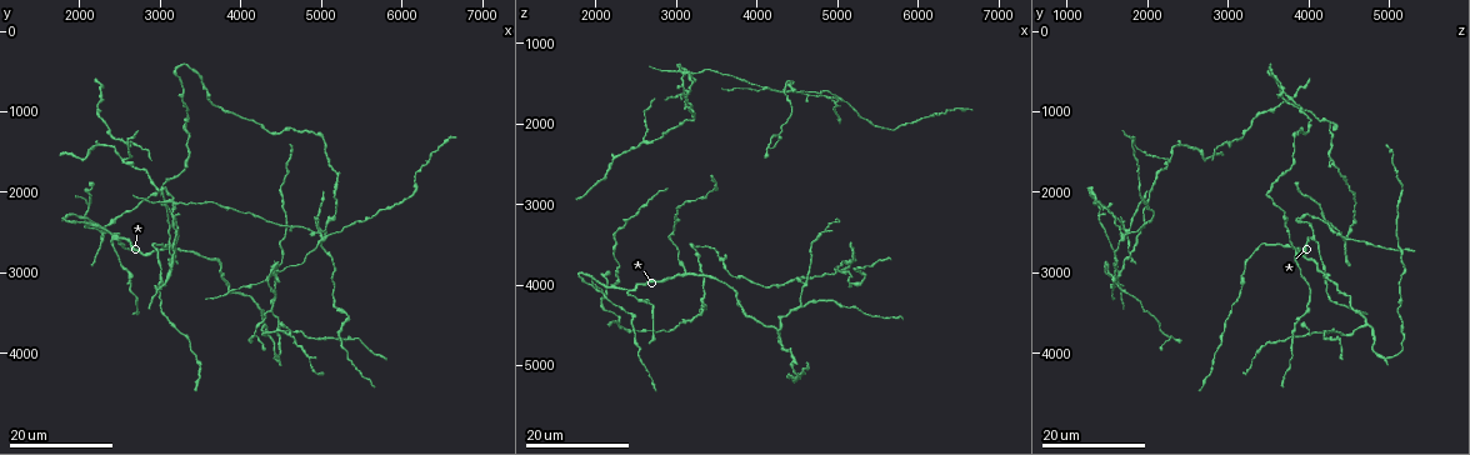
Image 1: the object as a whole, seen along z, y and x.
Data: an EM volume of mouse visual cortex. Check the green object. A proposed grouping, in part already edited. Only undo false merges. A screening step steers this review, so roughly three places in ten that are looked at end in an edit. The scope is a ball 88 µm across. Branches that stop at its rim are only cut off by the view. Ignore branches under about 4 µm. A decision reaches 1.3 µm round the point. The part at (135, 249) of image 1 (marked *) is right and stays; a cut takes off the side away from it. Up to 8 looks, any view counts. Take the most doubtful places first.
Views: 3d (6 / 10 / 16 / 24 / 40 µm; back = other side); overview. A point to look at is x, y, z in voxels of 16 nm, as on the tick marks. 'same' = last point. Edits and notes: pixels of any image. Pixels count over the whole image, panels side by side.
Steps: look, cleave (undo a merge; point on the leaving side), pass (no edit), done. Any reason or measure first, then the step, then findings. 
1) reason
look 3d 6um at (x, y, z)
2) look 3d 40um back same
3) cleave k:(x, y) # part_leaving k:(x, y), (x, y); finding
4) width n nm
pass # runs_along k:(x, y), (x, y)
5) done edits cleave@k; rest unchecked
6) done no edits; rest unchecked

thin arm on a thick one
look 3d 16um at (3050, 2150, 1350)

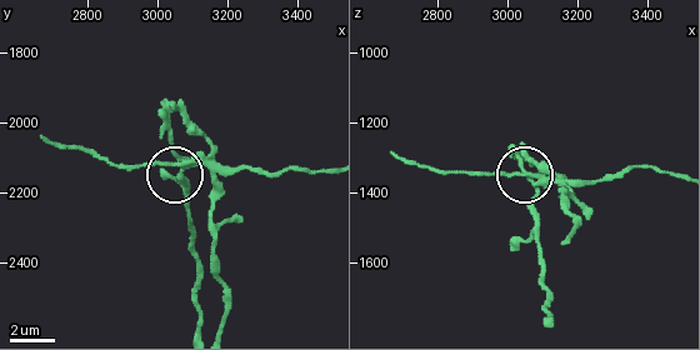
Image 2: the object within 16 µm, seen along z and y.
look 3d 10um at (3090, 2110, 1370)

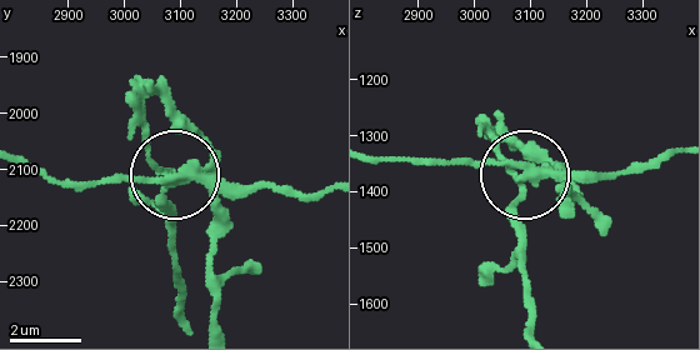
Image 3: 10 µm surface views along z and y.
pass # runs_along 3:(329, 188), (293, 194), (168, 175), (141, 185), (54, 185); all the same neuron

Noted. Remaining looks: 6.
look 3d 24um at (3200, 2750, 1750)

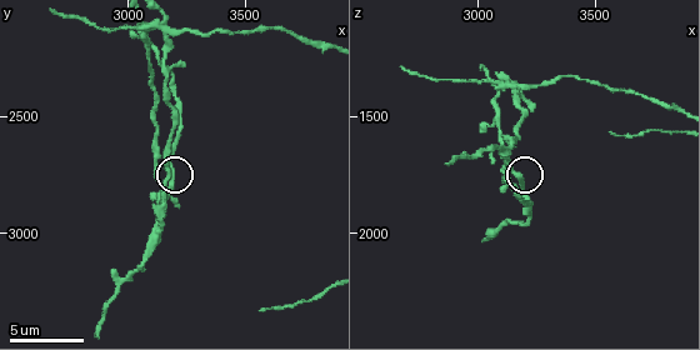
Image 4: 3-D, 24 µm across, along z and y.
zoom in
look 3d 6um at (3180, 2780, 1770)

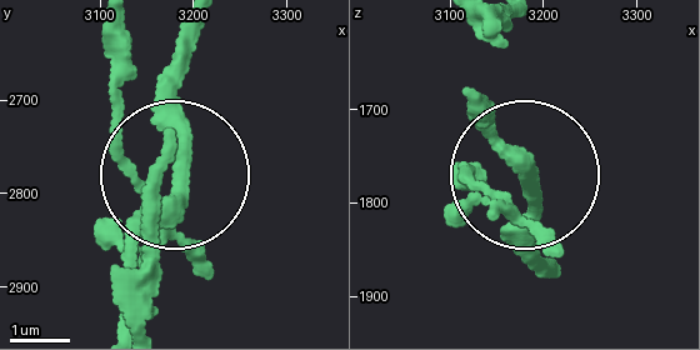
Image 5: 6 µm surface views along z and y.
pass # all the same neuron

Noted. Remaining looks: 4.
small branch off a trunk
look 3d 24um at (4100, 3800, 2300)

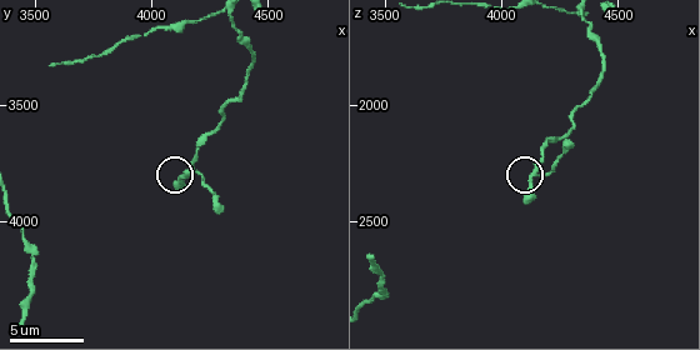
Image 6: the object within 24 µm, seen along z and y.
closer look
look 3d 6um at (4150, 3810, 2280)

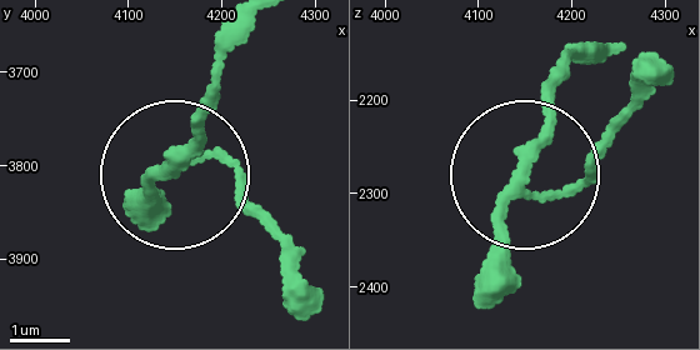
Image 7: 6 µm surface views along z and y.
pass # one neuron here

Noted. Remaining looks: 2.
looks like a crossing
look 3d 16um at (5050, 2550, 1750)

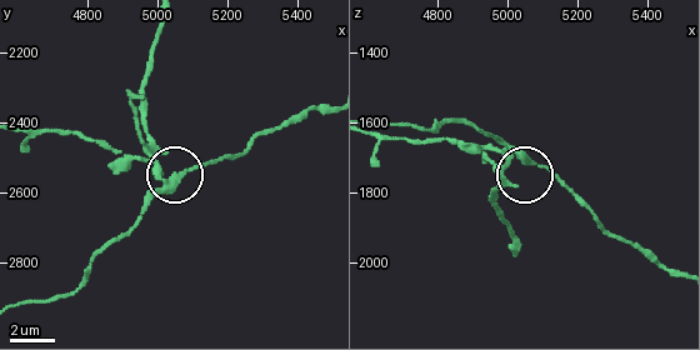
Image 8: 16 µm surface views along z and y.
closer look
look 3d 6um at (5030, 2570, 1700)

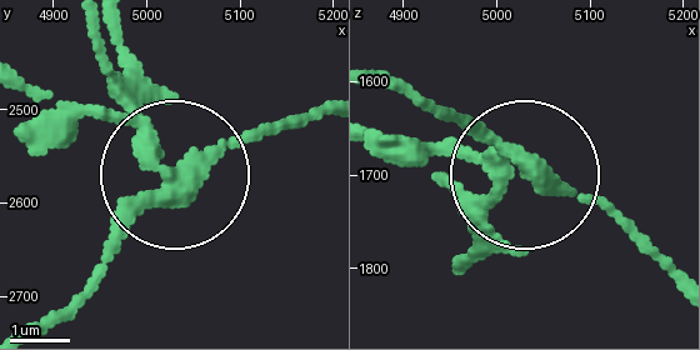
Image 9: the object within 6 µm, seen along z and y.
width 350 nm
pass # runs_along 9:(390, 83), (465, 118), (654, 258); continuous, no second neuron

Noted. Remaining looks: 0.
done no edits; rest unchecked

